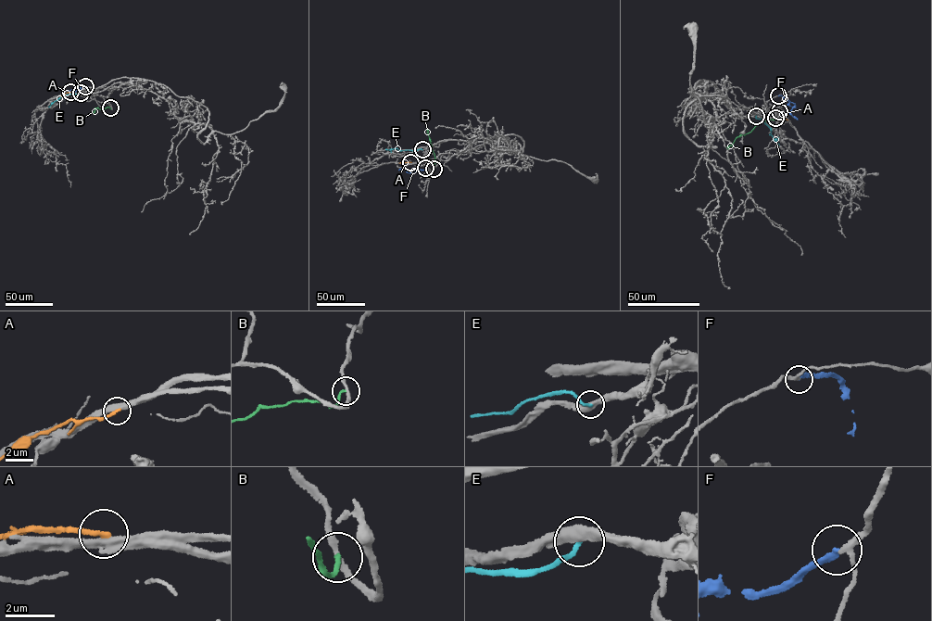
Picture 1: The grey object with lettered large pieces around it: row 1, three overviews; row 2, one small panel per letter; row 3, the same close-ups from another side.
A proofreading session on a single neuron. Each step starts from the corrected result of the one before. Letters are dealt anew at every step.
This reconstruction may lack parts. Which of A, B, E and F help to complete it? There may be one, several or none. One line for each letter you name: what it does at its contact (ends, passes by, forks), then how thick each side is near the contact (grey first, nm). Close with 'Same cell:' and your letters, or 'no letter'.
F: it ends | 200/220 nm
Same cell: F

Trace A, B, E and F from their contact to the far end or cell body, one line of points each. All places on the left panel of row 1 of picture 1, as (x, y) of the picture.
A: (70, 92), (59, 95)
B: (110, 107), (95, 107), (94, 112)
E: (81, 93), (61, 96), (48, 107)
F: (85, 86), (69, 91), (64, 99)

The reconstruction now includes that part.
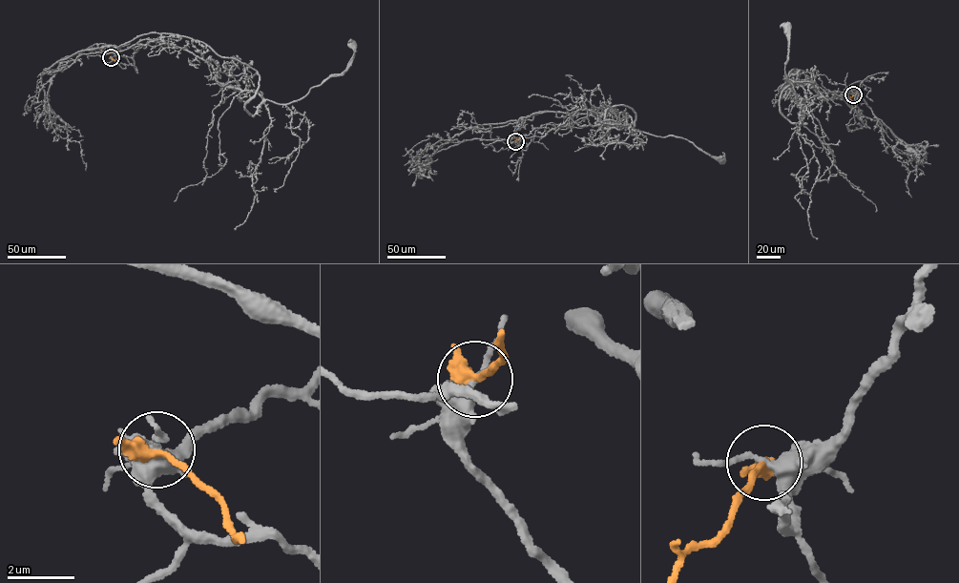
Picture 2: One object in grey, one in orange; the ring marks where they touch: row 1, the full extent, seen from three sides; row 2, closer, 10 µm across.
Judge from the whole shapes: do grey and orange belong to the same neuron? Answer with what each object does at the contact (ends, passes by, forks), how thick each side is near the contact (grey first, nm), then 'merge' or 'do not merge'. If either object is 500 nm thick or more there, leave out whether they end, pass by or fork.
grey forks; orange passes by; calibres 320 and 320 nm; do not merge

